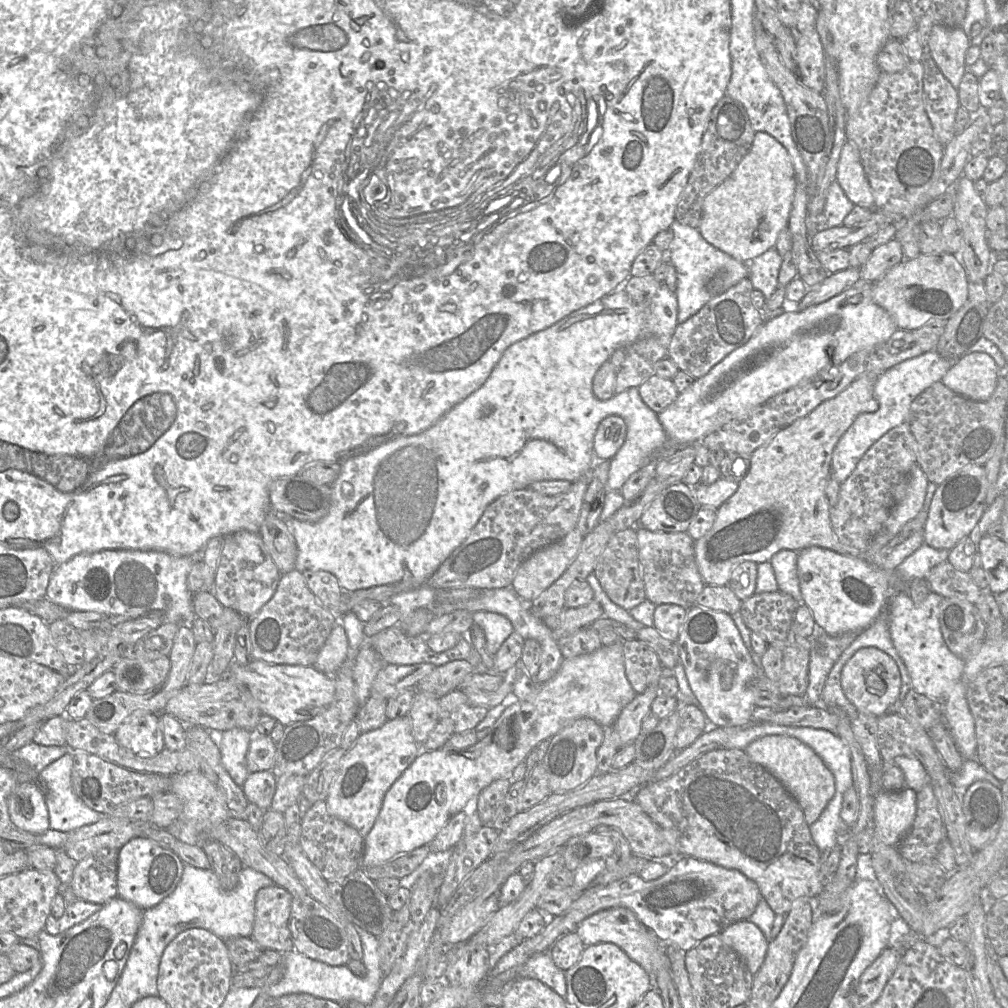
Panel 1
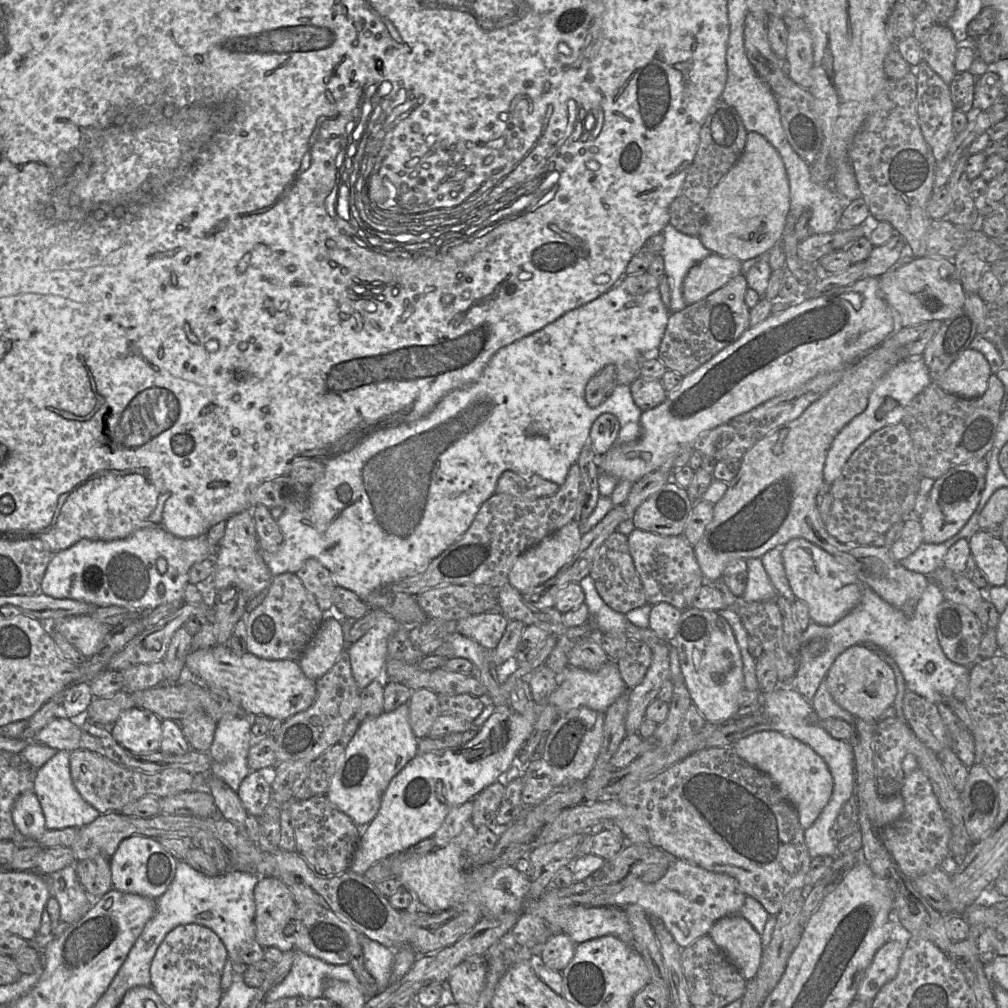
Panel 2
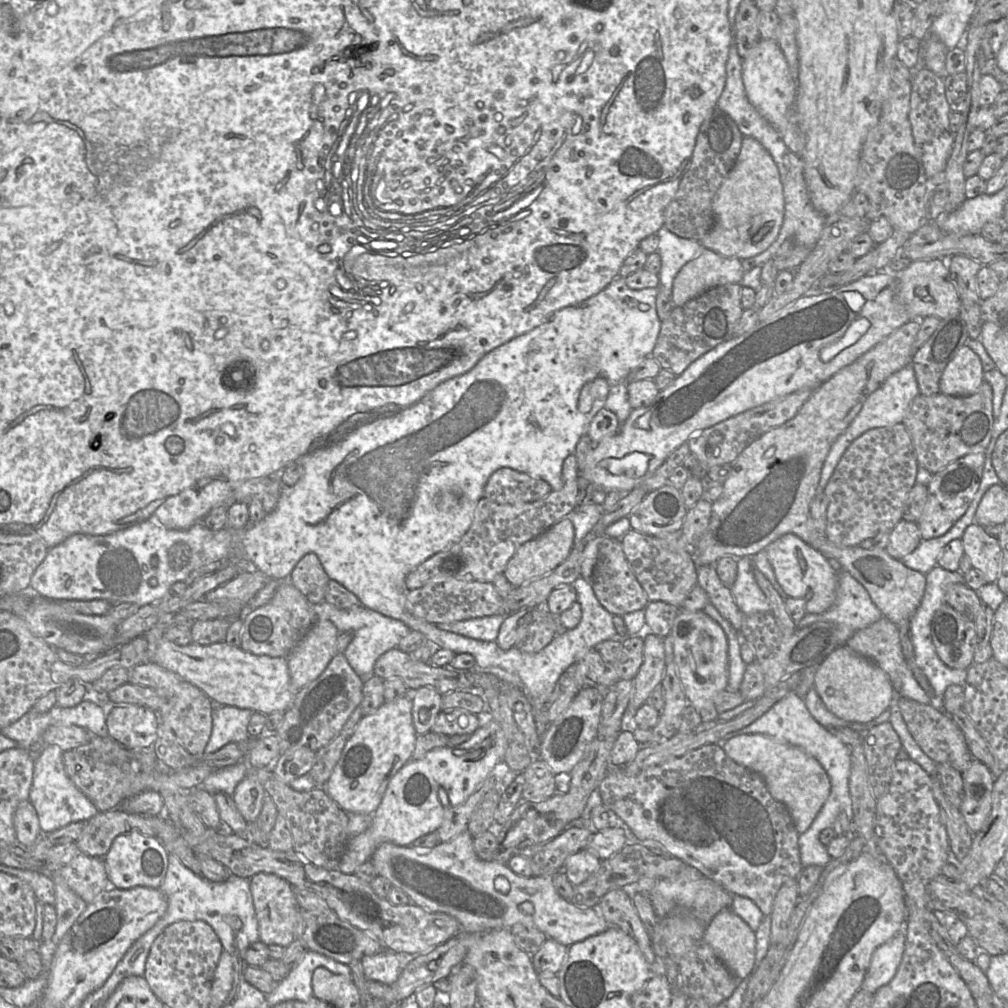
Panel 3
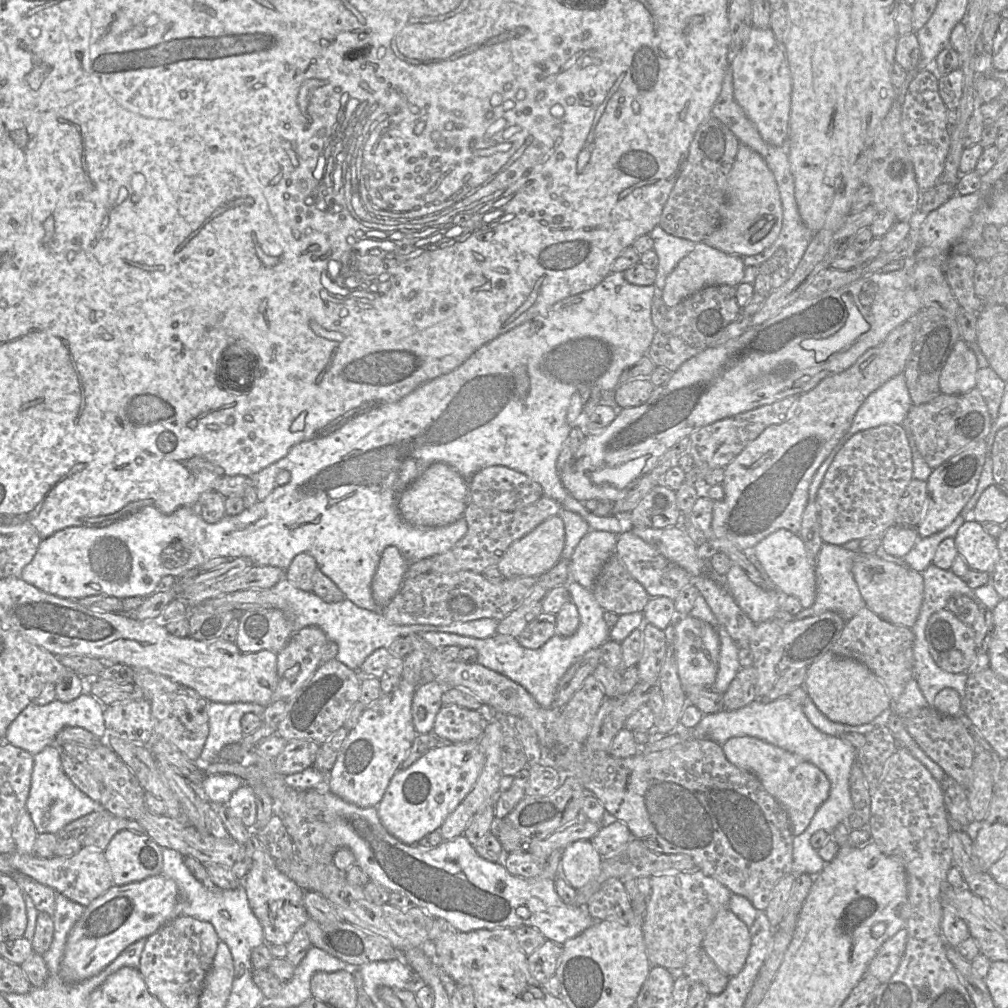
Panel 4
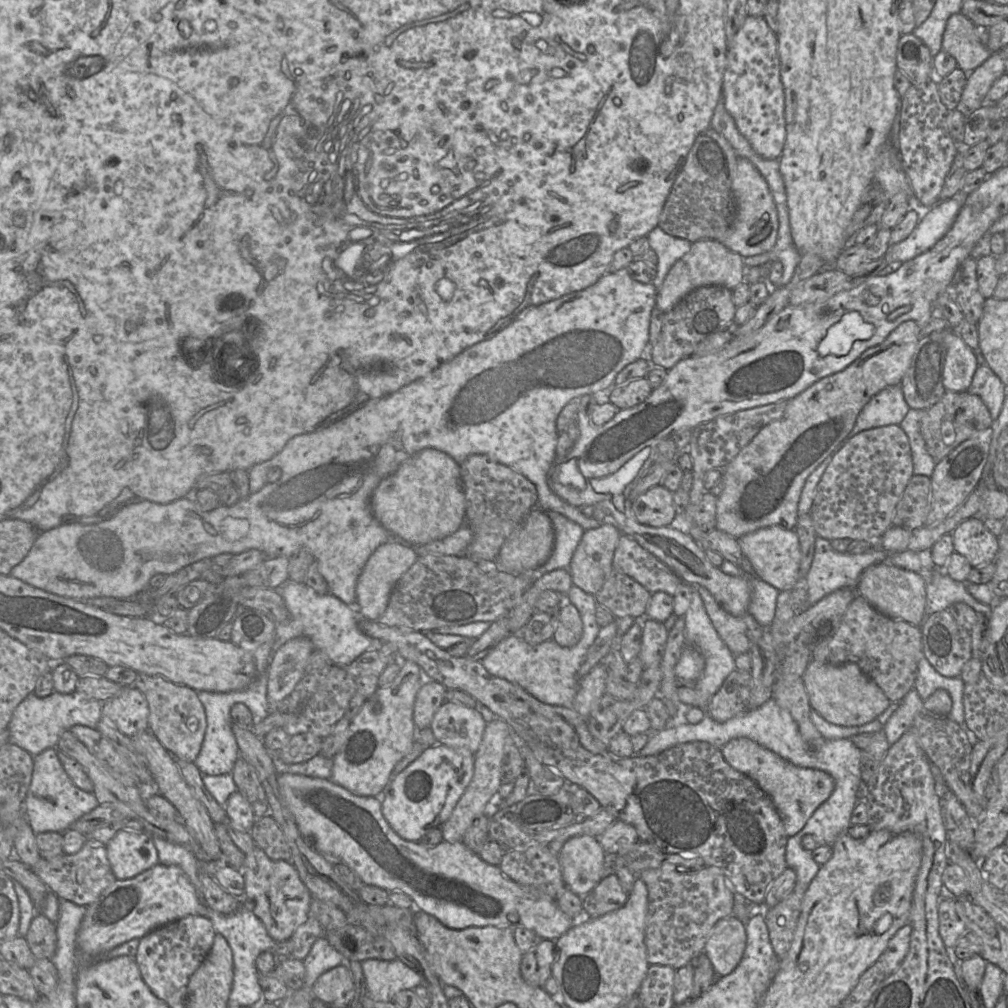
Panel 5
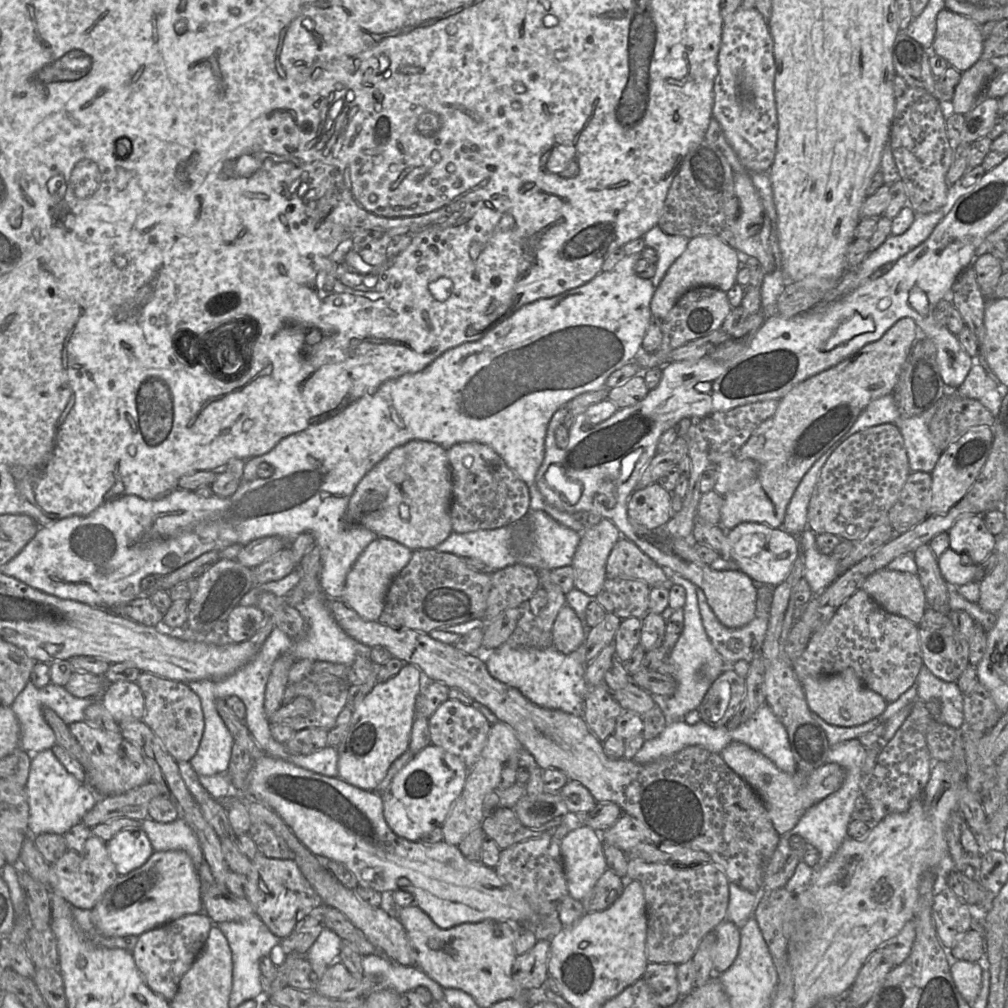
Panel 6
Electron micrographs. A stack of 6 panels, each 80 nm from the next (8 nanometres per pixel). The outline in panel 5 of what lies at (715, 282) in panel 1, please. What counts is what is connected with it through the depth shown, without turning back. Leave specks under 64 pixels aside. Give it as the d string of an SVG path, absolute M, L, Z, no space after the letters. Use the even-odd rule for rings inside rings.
M659 226L652 229L647 239L657 256L657 274L653 285L659 290L672 266L682 258L691 248L692 243L687 239L667 234Z

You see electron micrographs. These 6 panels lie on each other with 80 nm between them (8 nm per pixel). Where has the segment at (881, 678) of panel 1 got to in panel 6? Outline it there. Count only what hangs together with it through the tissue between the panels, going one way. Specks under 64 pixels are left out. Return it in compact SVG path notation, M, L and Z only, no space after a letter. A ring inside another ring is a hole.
M852 668L837 674L806 677L801 681L809 709L825 722L842 727L854 727L879 717L888 702L878 693L864 685Z

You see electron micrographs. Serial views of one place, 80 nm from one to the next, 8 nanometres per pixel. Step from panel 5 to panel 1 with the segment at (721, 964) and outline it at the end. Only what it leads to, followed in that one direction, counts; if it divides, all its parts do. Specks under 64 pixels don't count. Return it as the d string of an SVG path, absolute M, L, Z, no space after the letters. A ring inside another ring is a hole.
M748 919L739 920L724 928L720 936L755 975L764 961L769 943L758 926Z

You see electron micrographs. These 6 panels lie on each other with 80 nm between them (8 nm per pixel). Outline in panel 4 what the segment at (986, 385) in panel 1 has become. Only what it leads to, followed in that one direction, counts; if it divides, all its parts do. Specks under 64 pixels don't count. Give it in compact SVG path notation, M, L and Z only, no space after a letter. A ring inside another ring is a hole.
M959 339L939 378L941 394L964 394L976 387L977 358L969 344Z

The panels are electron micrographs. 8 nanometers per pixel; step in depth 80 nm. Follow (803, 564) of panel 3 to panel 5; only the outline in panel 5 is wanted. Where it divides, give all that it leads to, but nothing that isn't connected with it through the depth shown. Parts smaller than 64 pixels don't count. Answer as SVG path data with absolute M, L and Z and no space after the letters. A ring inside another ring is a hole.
M769 526L745 534L738 539L744 557L750 562L753 574L769 583L780 591L791 591L799 584L801 550L799 538L794 529L785 529L781 526Z

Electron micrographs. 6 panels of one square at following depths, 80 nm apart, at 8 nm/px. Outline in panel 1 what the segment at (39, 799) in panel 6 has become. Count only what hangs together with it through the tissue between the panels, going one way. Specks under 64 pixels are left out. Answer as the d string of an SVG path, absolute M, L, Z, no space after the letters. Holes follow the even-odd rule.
M70 751L48 765L37 775L37 783L42 789L49 813L49 827L52 830L72 832L84 825L94 824L104 818L105 814L87 806L75 793L72 786L73 752Z

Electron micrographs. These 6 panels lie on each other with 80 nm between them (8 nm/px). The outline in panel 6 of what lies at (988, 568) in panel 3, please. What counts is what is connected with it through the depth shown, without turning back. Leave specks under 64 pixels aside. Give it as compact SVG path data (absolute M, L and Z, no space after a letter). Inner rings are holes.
M969 514L958 518L948 534L949 547L958 554L969 555L974 564L981 564L996 550L997 537L987 529L982 515Z

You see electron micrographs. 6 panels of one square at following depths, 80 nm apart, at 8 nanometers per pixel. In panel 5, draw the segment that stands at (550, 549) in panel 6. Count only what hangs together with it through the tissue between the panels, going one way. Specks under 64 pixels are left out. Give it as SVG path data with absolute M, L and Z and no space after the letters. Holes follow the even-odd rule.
M545 511L545 513L547 514L547 516L549 516L553 525L554 547L550 557L544 564L542 564L537 568L531 569L528 572L523 572L519 574L519 575L526 575L533 580L537 580L543 575L559 569L568 569L570 571L570 563L571 563L573 554L585 532L585 530L579 524L566 518L560 513L552 512L552 511Z

